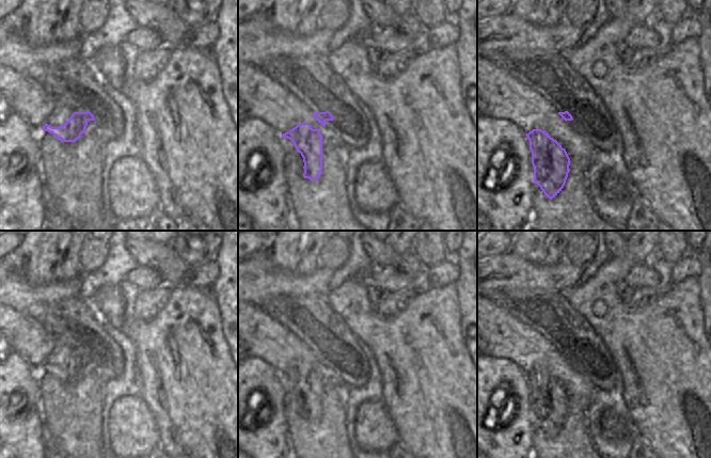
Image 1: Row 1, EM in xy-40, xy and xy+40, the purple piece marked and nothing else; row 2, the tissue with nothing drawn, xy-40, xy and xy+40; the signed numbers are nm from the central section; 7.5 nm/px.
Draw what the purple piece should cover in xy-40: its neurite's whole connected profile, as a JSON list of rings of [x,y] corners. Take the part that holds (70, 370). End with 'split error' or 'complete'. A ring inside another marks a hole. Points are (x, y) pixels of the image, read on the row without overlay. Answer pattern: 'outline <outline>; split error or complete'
outline [[[54,336],[54,339],[53,350],[43,369],[52,373],[61,381],[76,381],[82,373],[85,373],[88,361],[95,359],[94,354],[90,350],[72,353],[65,338]]]; split error

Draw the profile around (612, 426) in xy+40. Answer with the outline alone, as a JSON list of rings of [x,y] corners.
[[[603,411],[600,431],[605,439],[627,439],[636,435],[636,427],[631,417],[625,420],[614,411]]]

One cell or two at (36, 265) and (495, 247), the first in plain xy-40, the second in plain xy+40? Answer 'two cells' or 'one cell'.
two cells

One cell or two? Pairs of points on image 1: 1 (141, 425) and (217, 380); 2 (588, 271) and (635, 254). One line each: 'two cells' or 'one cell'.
1: two cells
2: two cells

